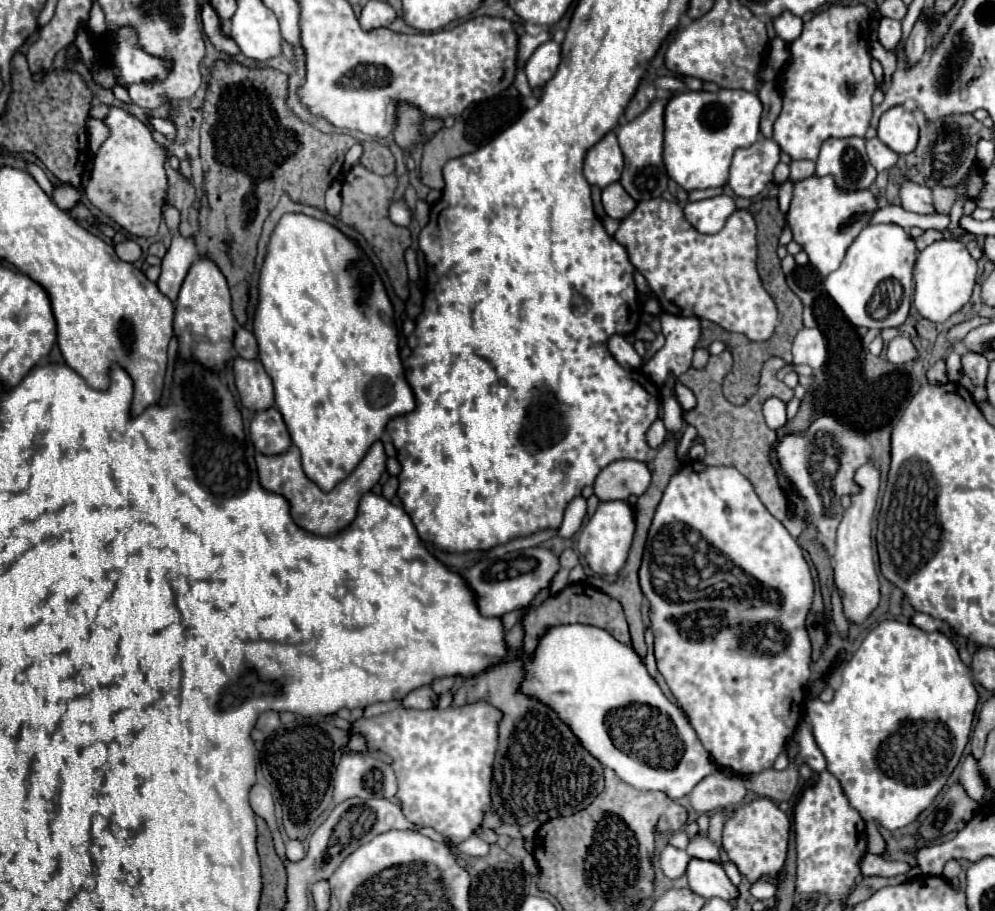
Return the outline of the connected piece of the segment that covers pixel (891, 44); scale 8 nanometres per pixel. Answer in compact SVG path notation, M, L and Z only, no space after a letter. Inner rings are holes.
M881 18L879 22L879 42L885 48L895 48L901 40L901 22L891 18Z

